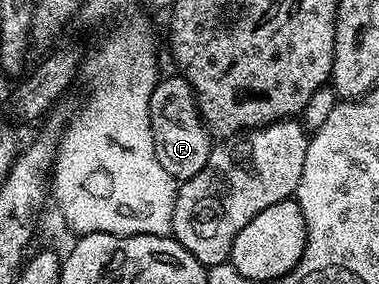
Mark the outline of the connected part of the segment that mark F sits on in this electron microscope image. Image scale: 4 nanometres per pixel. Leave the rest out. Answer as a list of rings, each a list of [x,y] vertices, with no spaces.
[[[178,74],[164,75],[149,98],[149,118],[157,162],[161,162],[161,166],[176,182],[193,178],[193,174],[201,171],[209,158],[213,137],[199,115],[191,83]]]

